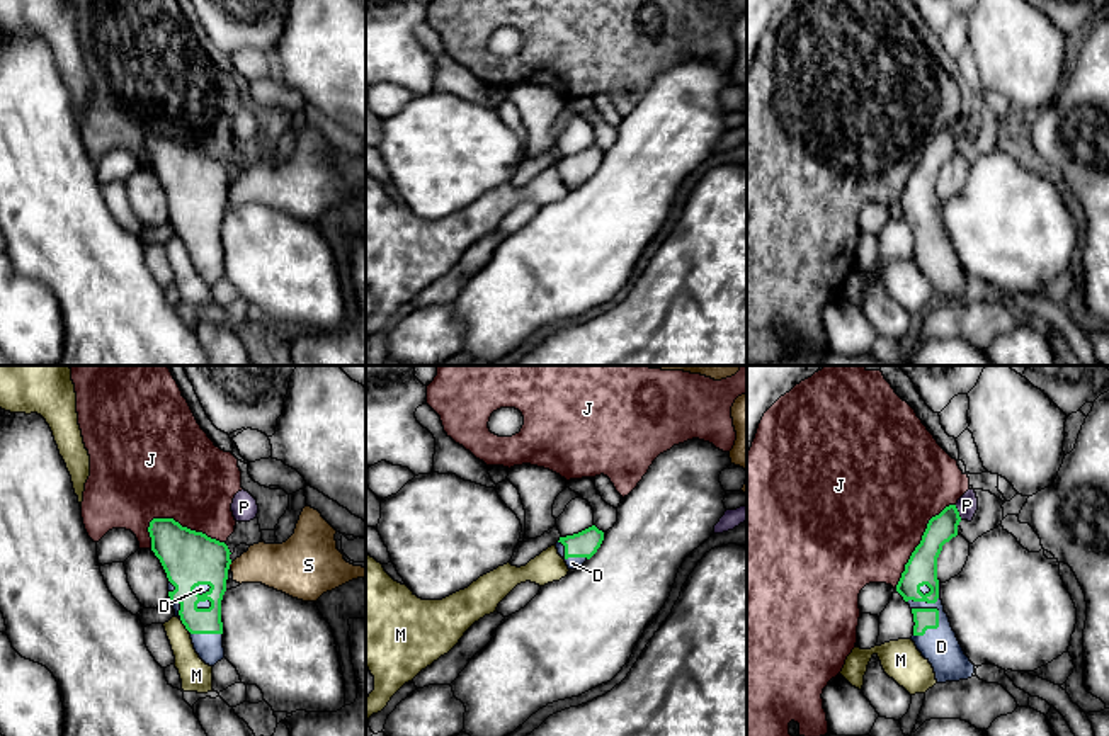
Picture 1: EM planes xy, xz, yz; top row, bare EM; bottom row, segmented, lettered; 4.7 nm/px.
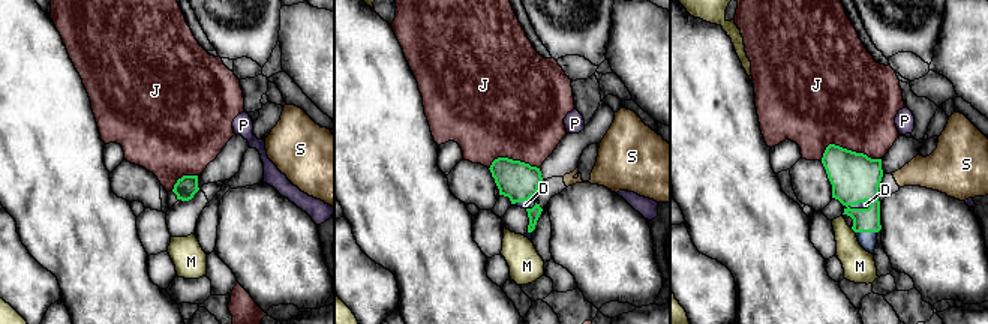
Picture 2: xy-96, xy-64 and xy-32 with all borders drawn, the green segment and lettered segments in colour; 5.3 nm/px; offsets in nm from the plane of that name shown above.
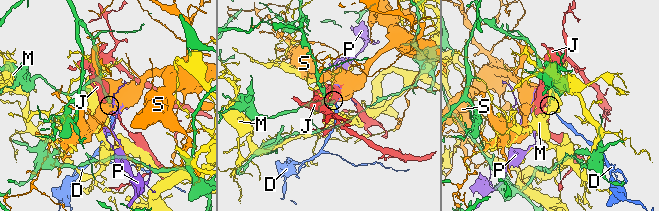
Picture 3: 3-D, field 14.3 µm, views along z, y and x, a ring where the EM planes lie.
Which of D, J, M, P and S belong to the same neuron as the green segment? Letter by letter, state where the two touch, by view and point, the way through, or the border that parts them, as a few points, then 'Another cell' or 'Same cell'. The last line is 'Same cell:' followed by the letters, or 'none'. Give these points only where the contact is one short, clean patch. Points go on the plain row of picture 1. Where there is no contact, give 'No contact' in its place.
D: Touches green at yz (934, 247). Path across: yz (924, 238), (934, 247), (934, 257), (941, 266). Same cell
J: Touches green at xy (186, 147). Another cell
M: Touches green at xy (184, 243). Another cell
P: Touches green at yz (958, 131). Boundary: yz (955, 124), (961, 138). Another cell
S: Touches green at xy (230, 182). Another cell
Same cell: D

